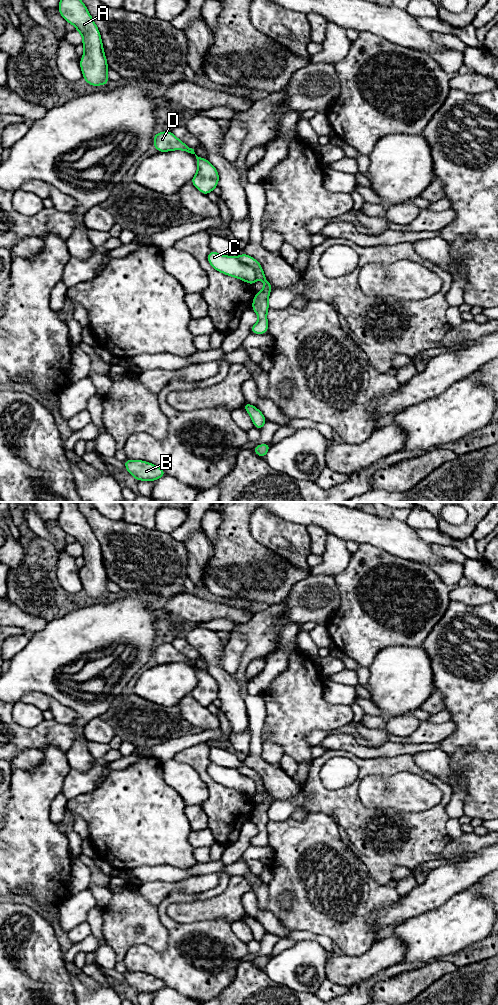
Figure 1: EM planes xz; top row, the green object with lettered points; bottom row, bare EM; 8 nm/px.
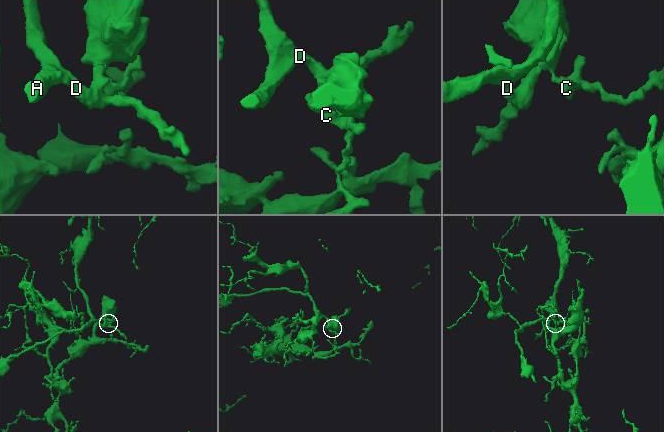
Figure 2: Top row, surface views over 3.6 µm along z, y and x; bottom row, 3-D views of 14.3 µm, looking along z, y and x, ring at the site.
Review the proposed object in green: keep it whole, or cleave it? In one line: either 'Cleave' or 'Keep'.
Cleave

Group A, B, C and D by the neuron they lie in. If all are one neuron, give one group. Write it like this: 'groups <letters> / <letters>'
groups A C D / B

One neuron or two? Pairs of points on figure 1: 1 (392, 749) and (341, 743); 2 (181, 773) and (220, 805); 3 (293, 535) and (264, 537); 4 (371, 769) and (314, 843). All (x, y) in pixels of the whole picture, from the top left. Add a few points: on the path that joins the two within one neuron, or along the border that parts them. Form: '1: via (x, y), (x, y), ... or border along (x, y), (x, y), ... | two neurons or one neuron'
1: via (379, 752), (362, 752), (354, 747) | one neuron
2: border along (198, 774), (209, 793), (209, 797), (202, 805) | two neurons
3: via (286, 531), (271, 531) | one neuron
4: border along (311, 811), (328, 814), (337, 825), (342, 841) | two neurons

